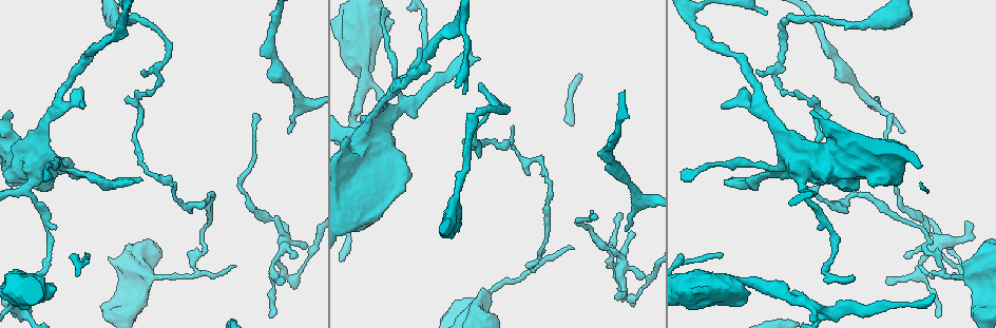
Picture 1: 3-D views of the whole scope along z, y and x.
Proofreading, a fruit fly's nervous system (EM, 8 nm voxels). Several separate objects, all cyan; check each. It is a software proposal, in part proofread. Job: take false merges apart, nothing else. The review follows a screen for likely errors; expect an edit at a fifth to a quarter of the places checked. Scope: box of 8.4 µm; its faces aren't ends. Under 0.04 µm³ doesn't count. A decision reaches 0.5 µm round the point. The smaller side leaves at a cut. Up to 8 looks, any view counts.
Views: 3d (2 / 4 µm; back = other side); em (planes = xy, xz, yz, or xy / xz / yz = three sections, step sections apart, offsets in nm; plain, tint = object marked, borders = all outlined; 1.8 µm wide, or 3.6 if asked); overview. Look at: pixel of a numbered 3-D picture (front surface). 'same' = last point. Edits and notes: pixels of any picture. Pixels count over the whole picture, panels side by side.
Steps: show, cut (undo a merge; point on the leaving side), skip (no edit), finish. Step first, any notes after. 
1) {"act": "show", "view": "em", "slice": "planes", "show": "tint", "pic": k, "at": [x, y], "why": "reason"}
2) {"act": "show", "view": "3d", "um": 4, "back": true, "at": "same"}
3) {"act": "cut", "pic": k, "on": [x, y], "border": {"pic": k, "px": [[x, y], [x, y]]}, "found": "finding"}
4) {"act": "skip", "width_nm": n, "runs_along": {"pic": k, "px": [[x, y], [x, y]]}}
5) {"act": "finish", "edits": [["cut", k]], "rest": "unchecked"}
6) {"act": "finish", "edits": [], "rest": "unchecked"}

{"act": "show", "view": "3d", "um": 4, "back": true, "pic": 1, "at": [353, 179], "why": "thick turns thin"}

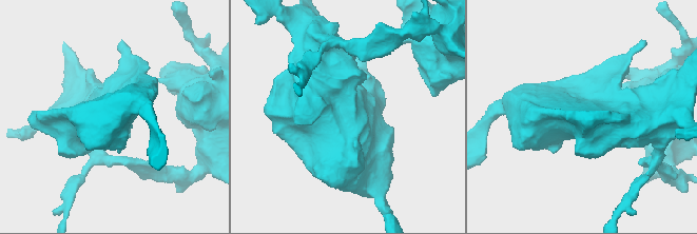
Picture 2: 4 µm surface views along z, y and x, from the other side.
{"act": "show", "view": "em", "um": 3.6, "slice": "xy", "step": 8, "show": "tint", "pic": 2, "at": [347, 113], "why": "need the tissue"}

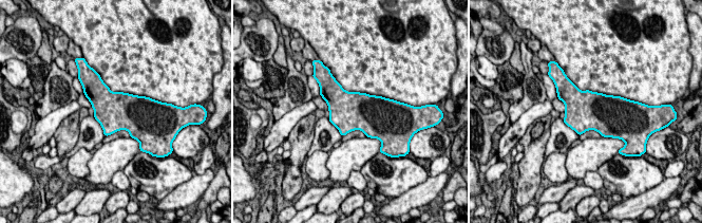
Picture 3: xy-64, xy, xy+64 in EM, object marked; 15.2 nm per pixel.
{"act": "show", "view": "em", "um": 3.6, "slice": "planes", "show": "borders", "at": "same", "why": "another direction"}

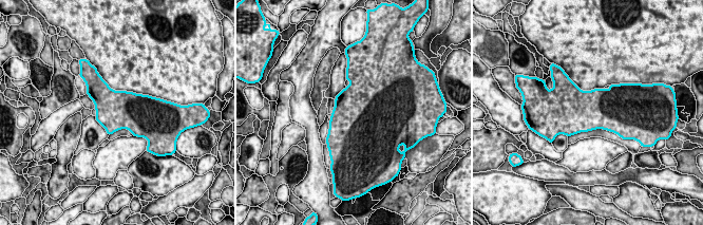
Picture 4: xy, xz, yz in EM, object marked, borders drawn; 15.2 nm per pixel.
{"act": "skip", "width_nm": 600, "found": "continuous, no second neuron"}

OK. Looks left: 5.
{"act": "show", "view": "em", "um": 3.6, "slice": "xz", "step": 16, "show": "tint", "pic": 1, "at": [44, 155], "why": "four arms meet"}

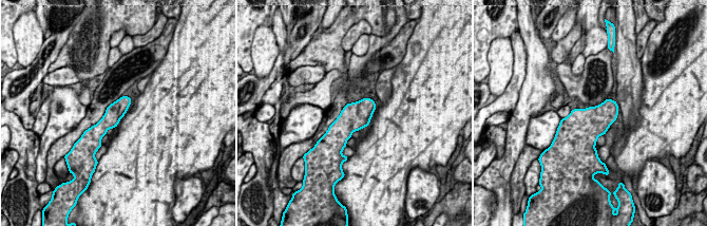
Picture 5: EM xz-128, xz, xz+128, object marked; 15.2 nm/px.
{"act": "show", "view": "em", "um": 3.6, "slice": "planes", "show": "borders", "at": "same"}

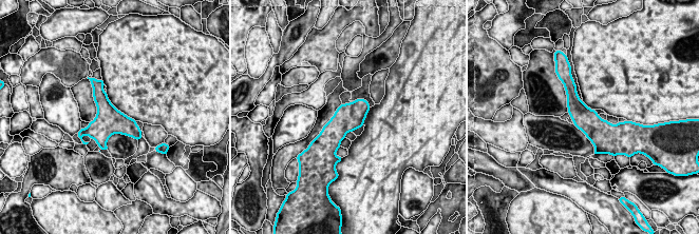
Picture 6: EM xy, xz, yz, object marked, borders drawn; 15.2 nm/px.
{"act": "skip", "found": "all the same neuron"}

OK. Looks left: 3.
{"act": "show", "view": "em", "slice": "planes", "show": "plain", "pic": 1, "at": [471, 118], "why": "abrupt turn"}

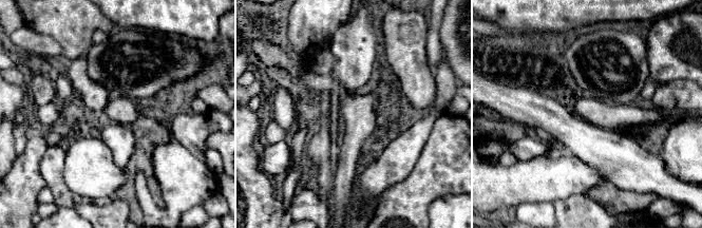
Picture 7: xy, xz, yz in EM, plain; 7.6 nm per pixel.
{"act": "show", "view": "em", "slice": "planes", "show": "tint", "at": "same", "why": "with the object marked"}

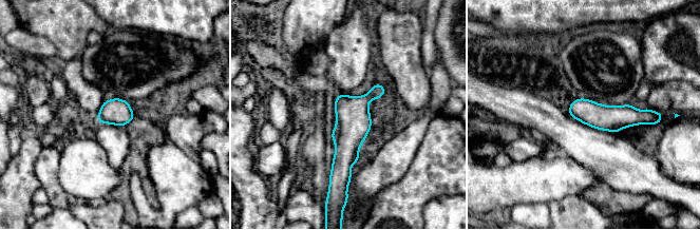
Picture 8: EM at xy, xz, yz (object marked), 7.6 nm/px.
{"act": "skip", "runs_along": {"pic": 8, "px": [[379, 87], [353, 113], [343, 175]]}, "found": "continuous, no second neuron"}

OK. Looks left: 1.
{"act": "show", "view": "em", "um": 3.6, "slice": "planes", "show": "tint", "pic": 1, "at": [364, 75], "why": "sudden change in width"}

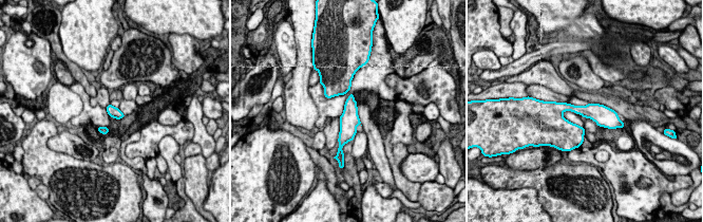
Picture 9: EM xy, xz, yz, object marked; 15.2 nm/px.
{"act": "skip", "width_nm": 170, "found": "continuous, no second neuron"}

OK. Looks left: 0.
{"act": "finish", "edits": [], "rest": "unchecked"}

